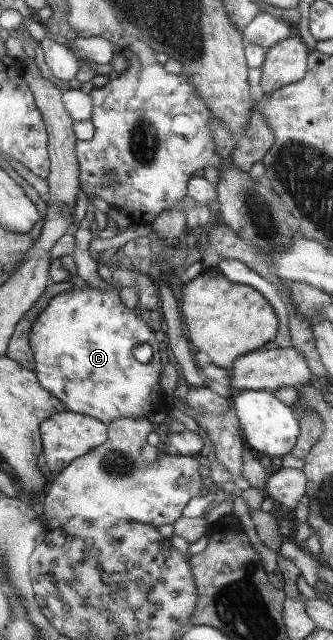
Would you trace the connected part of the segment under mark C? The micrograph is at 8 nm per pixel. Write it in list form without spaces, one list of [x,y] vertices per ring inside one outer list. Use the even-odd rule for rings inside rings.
[[[111,285],[106,291],[96,287],[74,286],[66,293],[60,293],[48,301],[48,305],[34,319],[28,335],[28,348],[34,359],[33,372],[36,381],[66,406],[66,411],[94,417],[107,422],[127,417],[145,418],[146,413],[164,411],[165,401],[160,395],[162,361],[158,353],[158,341],[154,333],[132,309],[128,309],[120,298],[120,290]],[[136,343],[148,343],[152,348],[152,359],[143,365],[132,355]]]

